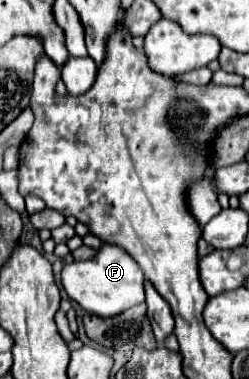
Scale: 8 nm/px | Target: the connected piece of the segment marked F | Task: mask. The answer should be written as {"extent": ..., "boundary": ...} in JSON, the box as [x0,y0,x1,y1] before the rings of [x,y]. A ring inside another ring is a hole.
{"extent":[61,245,145,317],"boundary":[[[101,245],[97,255],[89,261],[73,261],[63,267],[61,285],[69,299],[77,301],[87,313],[99,317],[113,317],[115,313],[123,313],[133,305],[145,303],[145,277],[139,269],[137,261],[115,245]]]}

